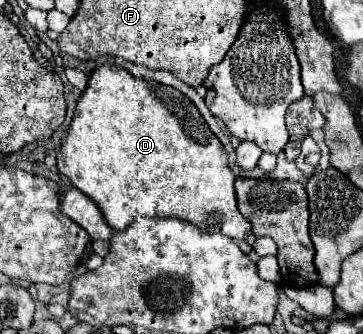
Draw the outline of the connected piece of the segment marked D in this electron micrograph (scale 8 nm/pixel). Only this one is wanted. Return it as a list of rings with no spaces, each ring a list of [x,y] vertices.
[[[101,65],[97,67],[91,77],[89,77],[89,85],[87,89],[83,91],[81,99],[77,101],[77,109],[75,109],[75,115],[73,115],[73,123],[71,123],[71,129],[59,149],[59,155],[57,155],[57,169],[61,175],[65,175],[73,187],[77,187],[81,193],[89,195],[89,199],[101,209],[103,213],[103,219],[107,221],[107,225],[113,229],[113,231],[119,231],[123,227],[127,227],[135,217],[177,217],[177,219],[183,219],[183,221],[189,221],[193,225],[199,225],[201,231],[209,231],[209,233],[223,233],[231,239],[247,239],[251,235],[251,223],[239,213],[237,209],[237,199],[235,199],[235,189],[233,189],[233,181],[235,181],[235,175],[233,171],[229,169],[227,165],[227,153],[221,145],[221,141],[211,133],[211,129],[207,127],[207,123],[203,121],[201,113],[197,111],[197,107],[191,103],[189,97],[185,97],[183,93],[179,93],[177,89],[171,89],[167,85],[159,85],[159,83],[151,83],[151,81],[139,81],[135,79],[129,71],[125,69],[119,69],[119,67],[113,67],[113,65]]]

